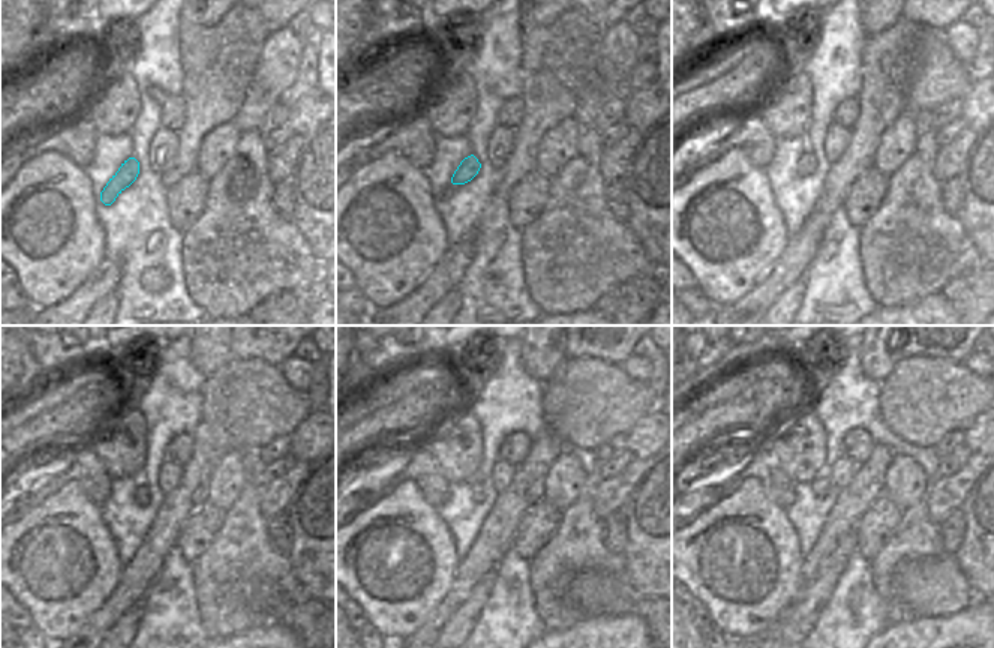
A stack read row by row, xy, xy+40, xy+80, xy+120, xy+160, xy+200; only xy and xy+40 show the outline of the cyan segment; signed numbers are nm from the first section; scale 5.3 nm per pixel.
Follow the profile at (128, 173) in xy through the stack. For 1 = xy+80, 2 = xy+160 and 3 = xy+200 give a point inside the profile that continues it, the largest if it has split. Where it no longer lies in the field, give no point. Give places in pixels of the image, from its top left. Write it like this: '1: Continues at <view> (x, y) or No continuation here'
1: Continues at xy+80 (807, 165)
2: Continues at xy+160 (477, 489)
3: Continues at xy+200 (820, 486).

